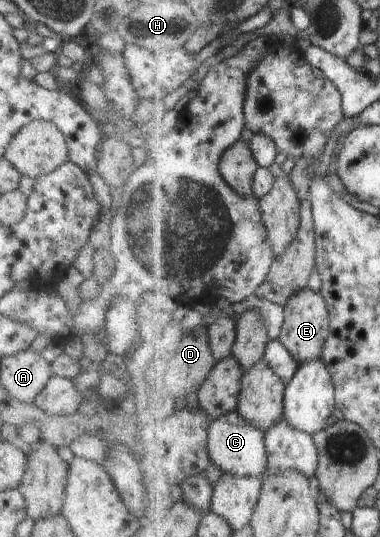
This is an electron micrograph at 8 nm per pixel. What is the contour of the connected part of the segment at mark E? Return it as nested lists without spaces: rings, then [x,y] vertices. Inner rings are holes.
[[[309,288],[298,292],[285,307],[285,316],[285,328],[280,340],[290,350],[300,366],[323,359],[331,332],[332,317],[329,305],[321,292],[316,293]]]

